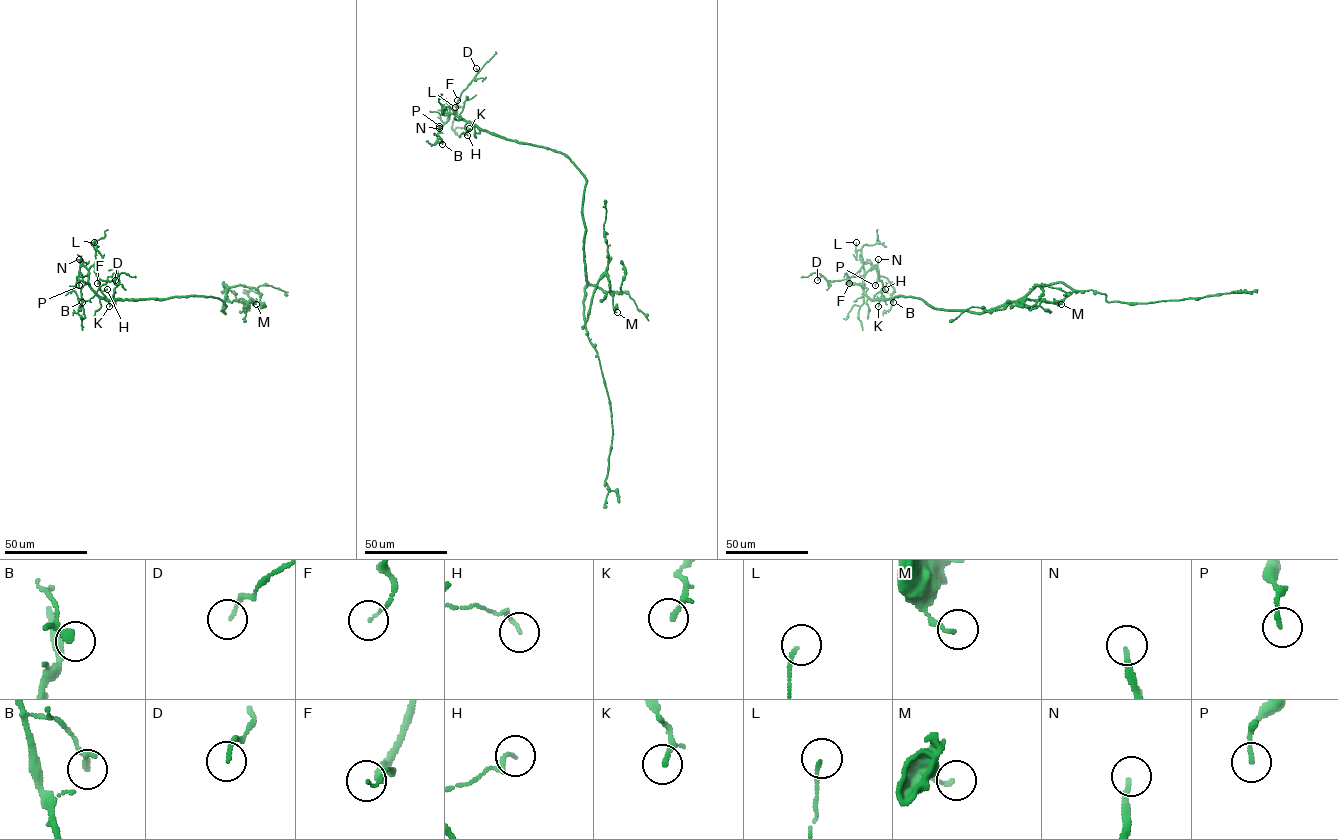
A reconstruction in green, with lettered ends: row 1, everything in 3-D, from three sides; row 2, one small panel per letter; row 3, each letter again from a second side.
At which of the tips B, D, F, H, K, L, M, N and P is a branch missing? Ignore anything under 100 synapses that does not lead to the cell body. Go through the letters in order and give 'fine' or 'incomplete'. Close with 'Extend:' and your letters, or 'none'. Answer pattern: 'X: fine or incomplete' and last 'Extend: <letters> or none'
B: fine
D: fine
F: fine
H: fine
K: fine
L: fine
M: fine
N: incomplete
P: fine
Extend: N

